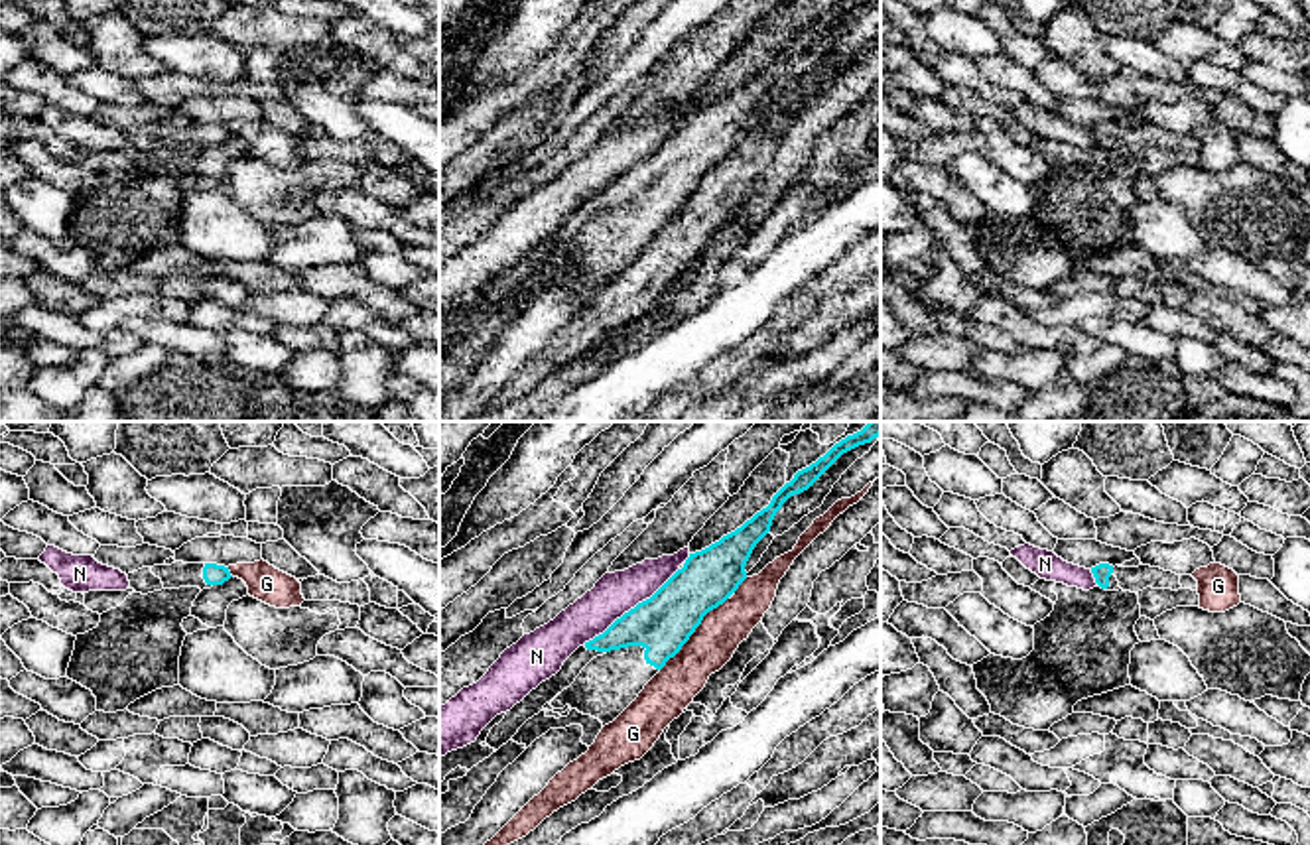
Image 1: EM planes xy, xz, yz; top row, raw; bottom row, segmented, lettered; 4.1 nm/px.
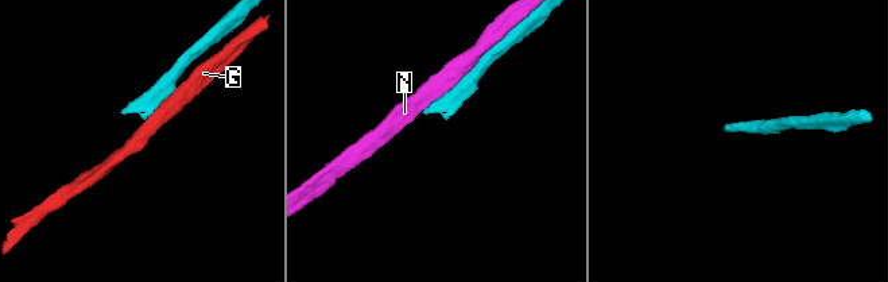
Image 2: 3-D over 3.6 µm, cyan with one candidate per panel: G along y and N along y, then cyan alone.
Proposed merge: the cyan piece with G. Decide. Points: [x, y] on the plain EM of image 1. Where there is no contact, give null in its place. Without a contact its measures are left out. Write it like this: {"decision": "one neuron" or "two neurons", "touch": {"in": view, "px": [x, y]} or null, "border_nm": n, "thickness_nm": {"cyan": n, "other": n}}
{"decision": "two neurons", "touch": {"in": "xz", "px": [694, 190]}, "border_nm": 400, "thickness_nm": {"cyan": 240, "other": 190}}

